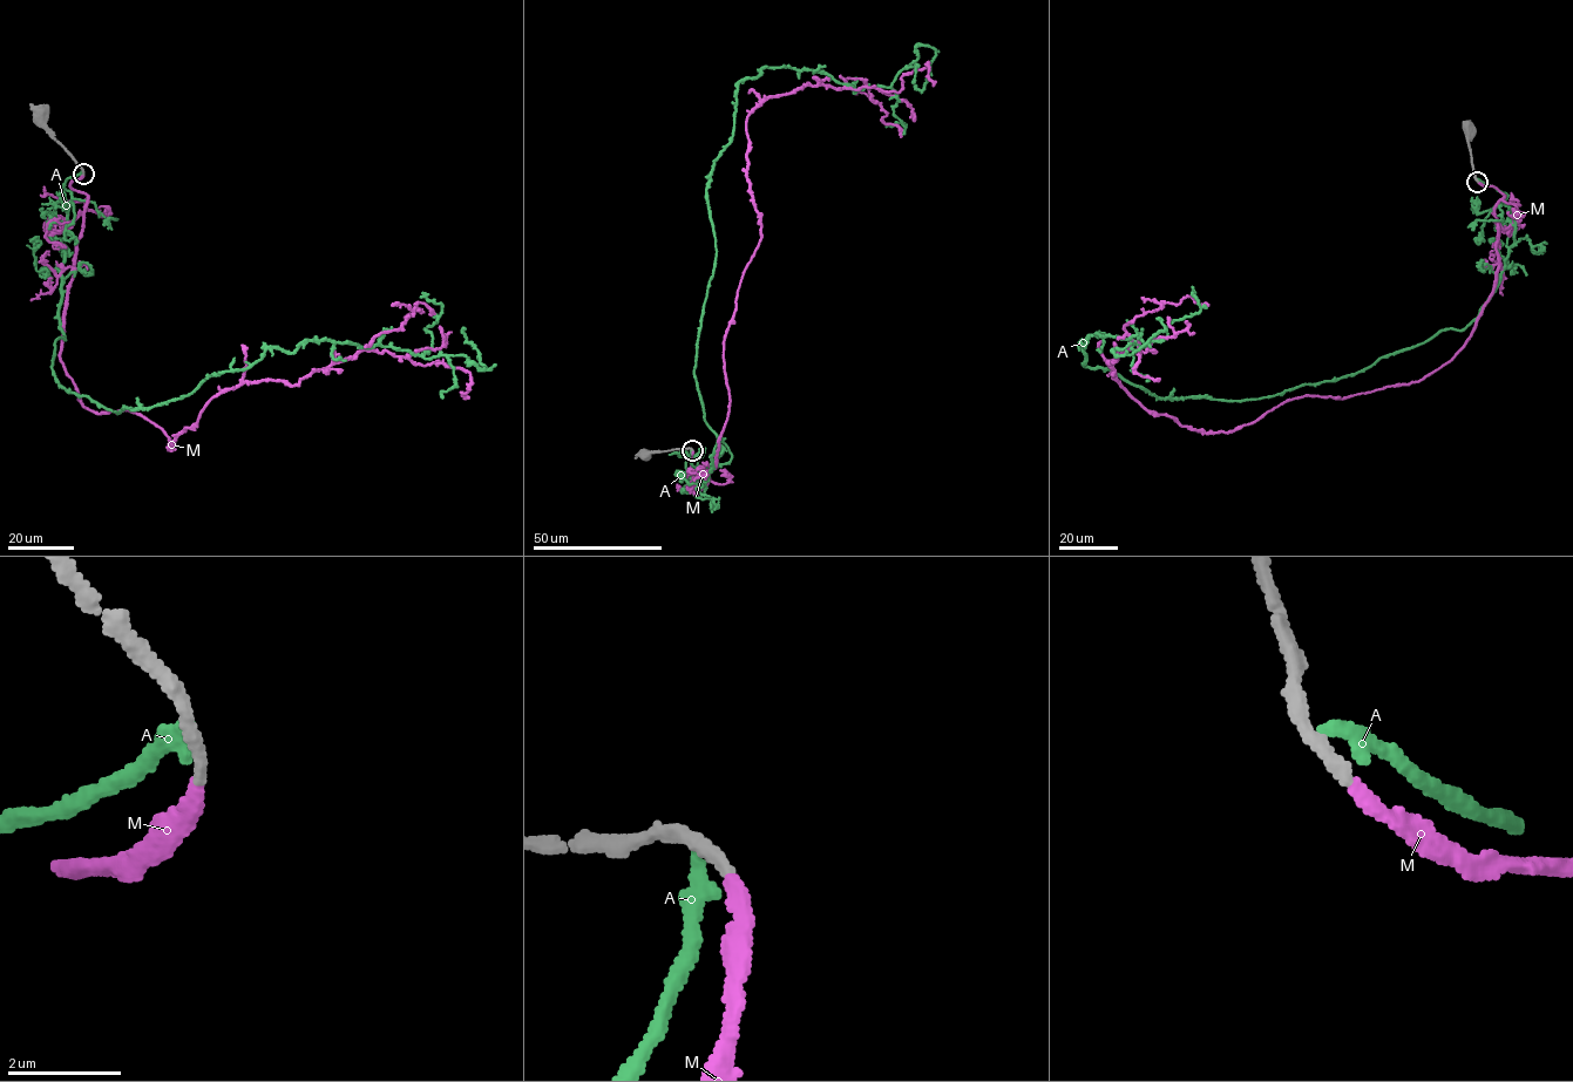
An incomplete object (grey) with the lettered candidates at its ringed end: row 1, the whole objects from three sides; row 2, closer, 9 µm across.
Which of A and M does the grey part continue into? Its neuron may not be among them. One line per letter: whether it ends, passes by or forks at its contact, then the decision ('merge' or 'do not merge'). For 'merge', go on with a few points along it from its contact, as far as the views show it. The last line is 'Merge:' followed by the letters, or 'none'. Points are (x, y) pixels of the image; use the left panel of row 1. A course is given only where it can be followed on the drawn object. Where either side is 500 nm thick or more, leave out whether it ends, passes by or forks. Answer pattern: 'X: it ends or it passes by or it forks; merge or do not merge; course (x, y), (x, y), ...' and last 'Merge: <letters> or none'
A: it ends; do not merge
M: it ends; merge; course (83, 174), (60, 355), (82, 406), (140, 414), (171, 449), (219, 393), (373, 349), (465, 369), (466, 395)
Merge: M

